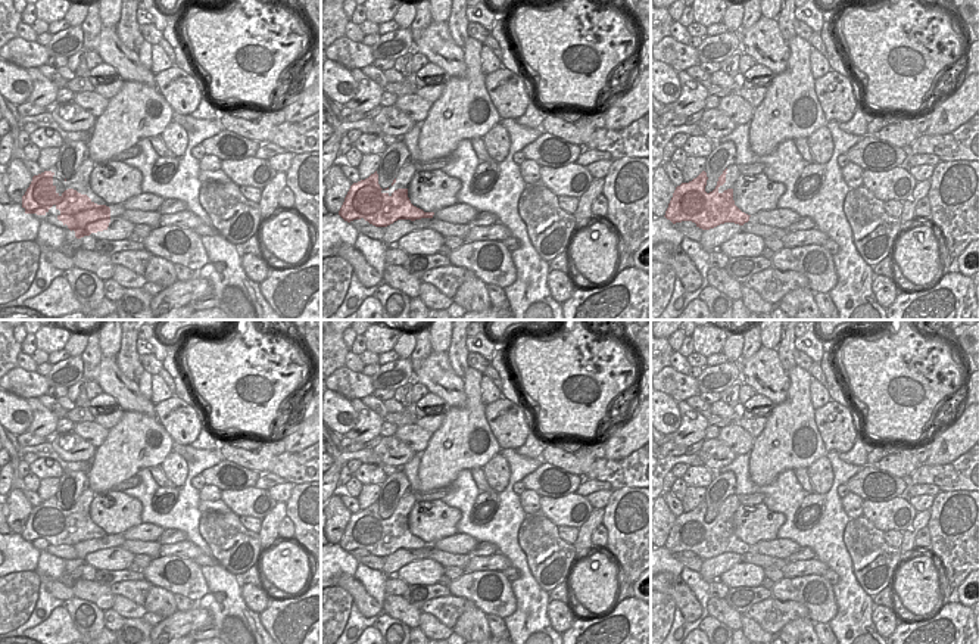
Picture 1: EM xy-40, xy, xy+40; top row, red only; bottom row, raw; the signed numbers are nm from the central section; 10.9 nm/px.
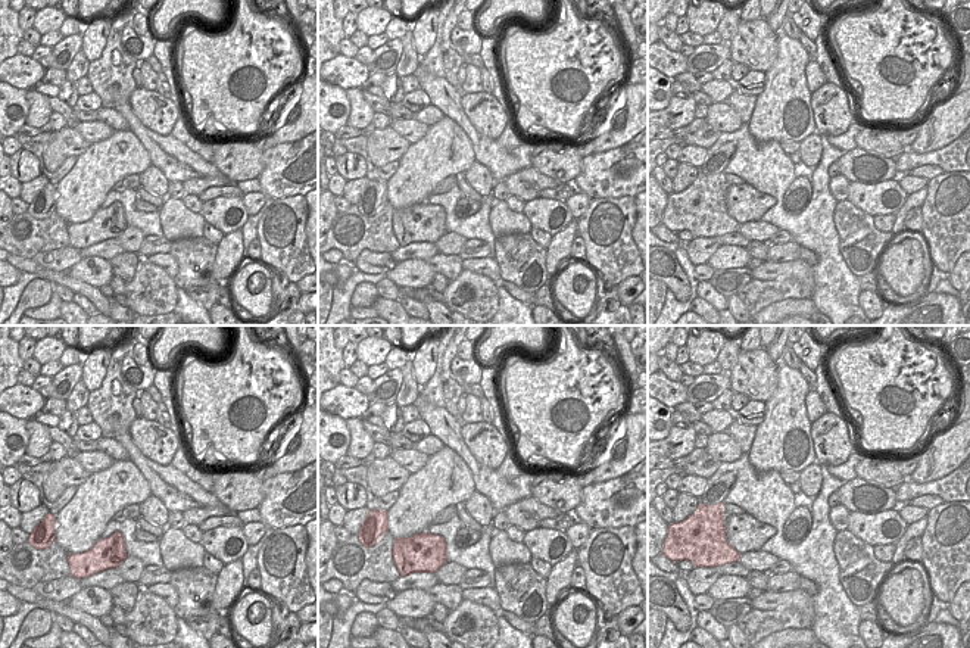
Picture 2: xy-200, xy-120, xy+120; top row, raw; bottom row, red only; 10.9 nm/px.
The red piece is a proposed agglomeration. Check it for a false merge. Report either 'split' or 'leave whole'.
split

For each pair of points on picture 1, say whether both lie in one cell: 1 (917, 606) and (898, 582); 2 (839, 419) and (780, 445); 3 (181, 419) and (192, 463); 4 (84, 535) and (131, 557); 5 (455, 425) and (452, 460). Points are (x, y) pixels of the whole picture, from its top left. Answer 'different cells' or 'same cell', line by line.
1: same cell
2: different cells
3: different cells
4: same cell
5: same cell

